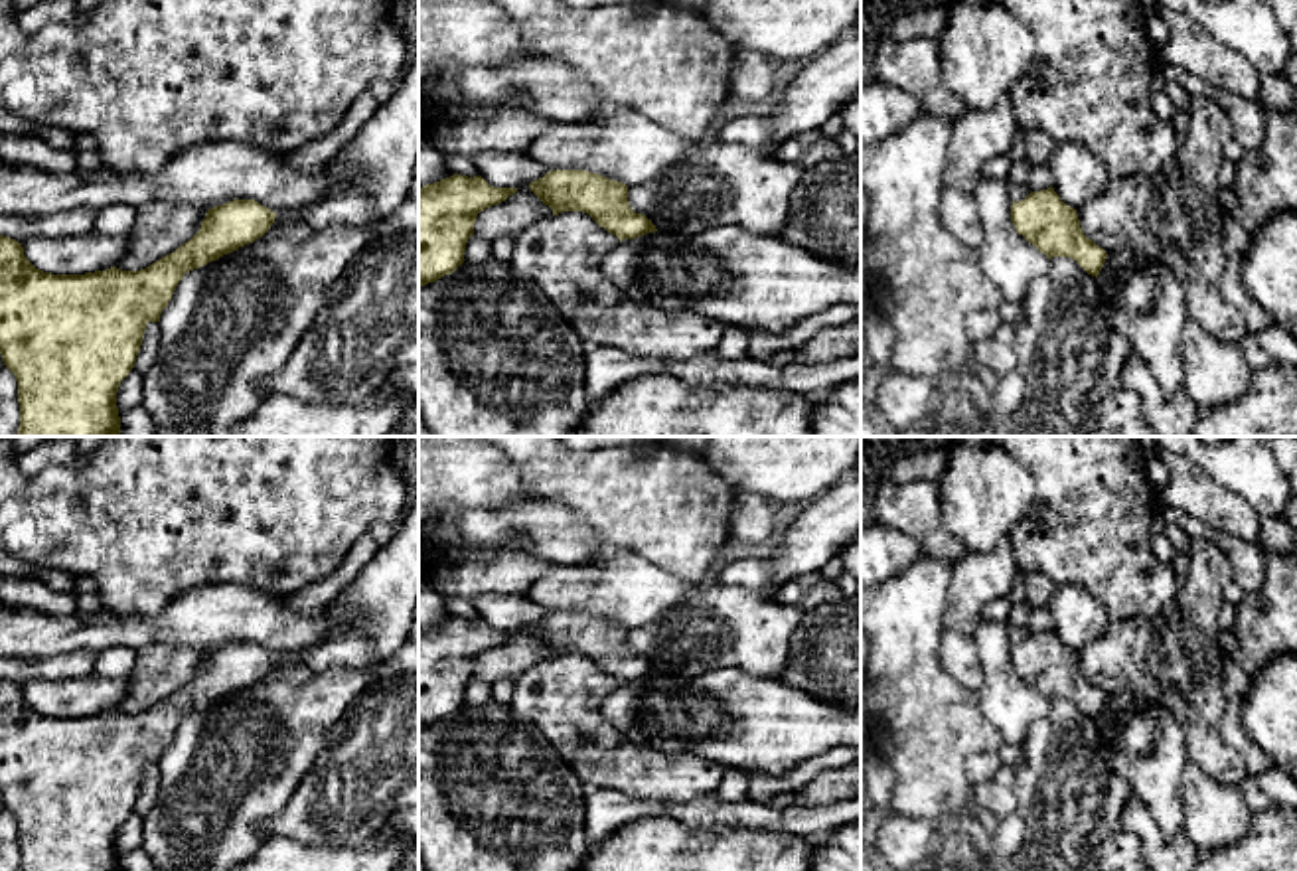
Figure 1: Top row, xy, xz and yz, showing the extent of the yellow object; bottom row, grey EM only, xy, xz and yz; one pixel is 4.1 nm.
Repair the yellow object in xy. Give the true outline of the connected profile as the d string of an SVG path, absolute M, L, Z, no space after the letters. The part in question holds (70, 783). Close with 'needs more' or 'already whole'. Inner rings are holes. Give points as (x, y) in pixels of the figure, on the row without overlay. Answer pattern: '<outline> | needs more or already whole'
M233 642L207 652L199 673L150 709L140 713L111 709L85 717L43 715L26 701L22 685L0 677L0 796L18 824L18 871L120 871L116 833L134 810L146 766L160 764L186 715L257 683L274 662L276 656L255 642Z | already whole

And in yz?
M1052 628L1013 644L1011 664L1017 675L1048 701L1070 699L1098 721L1107 695L1084 677L1076 652L1066 648Z | already whole

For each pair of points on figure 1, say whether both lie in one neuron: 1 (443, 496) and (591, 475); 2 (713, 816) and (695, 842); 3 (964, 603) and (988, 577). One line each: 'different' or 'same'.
1: different
2: different
3: same

